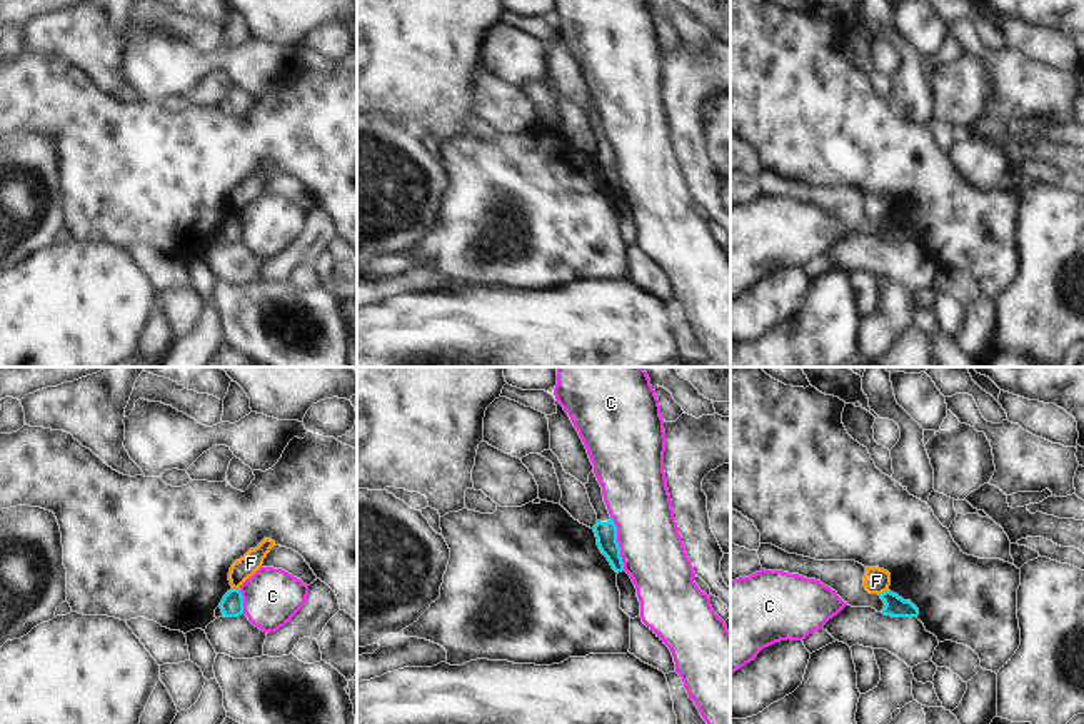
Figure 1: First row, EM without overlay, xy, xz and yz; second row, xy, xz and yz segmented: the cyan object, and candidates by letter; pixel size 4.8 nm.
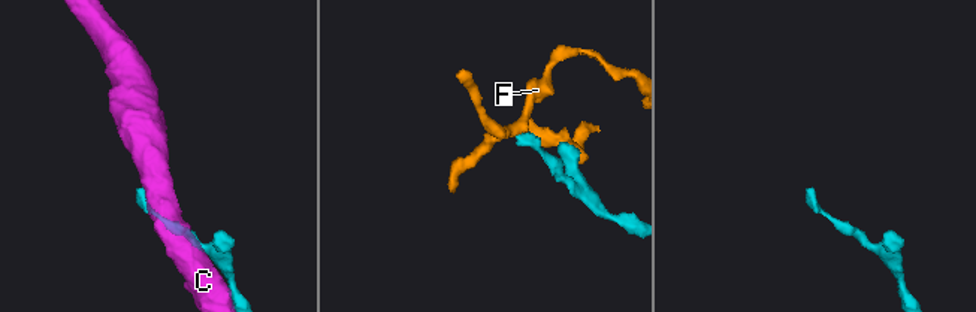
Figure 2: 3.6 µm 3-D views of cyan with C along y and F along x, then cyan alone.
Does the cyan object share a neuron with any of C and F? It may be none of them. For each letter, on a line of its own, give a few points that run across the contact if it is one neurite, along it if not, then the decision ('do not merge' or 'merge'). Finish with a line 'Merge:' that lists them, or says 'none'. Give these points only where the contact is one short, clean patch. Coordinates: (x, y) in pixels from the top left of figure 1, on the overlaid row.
C: do not merge
F: line yz (888, 589), (879, 594); do not merge
Merge: none

